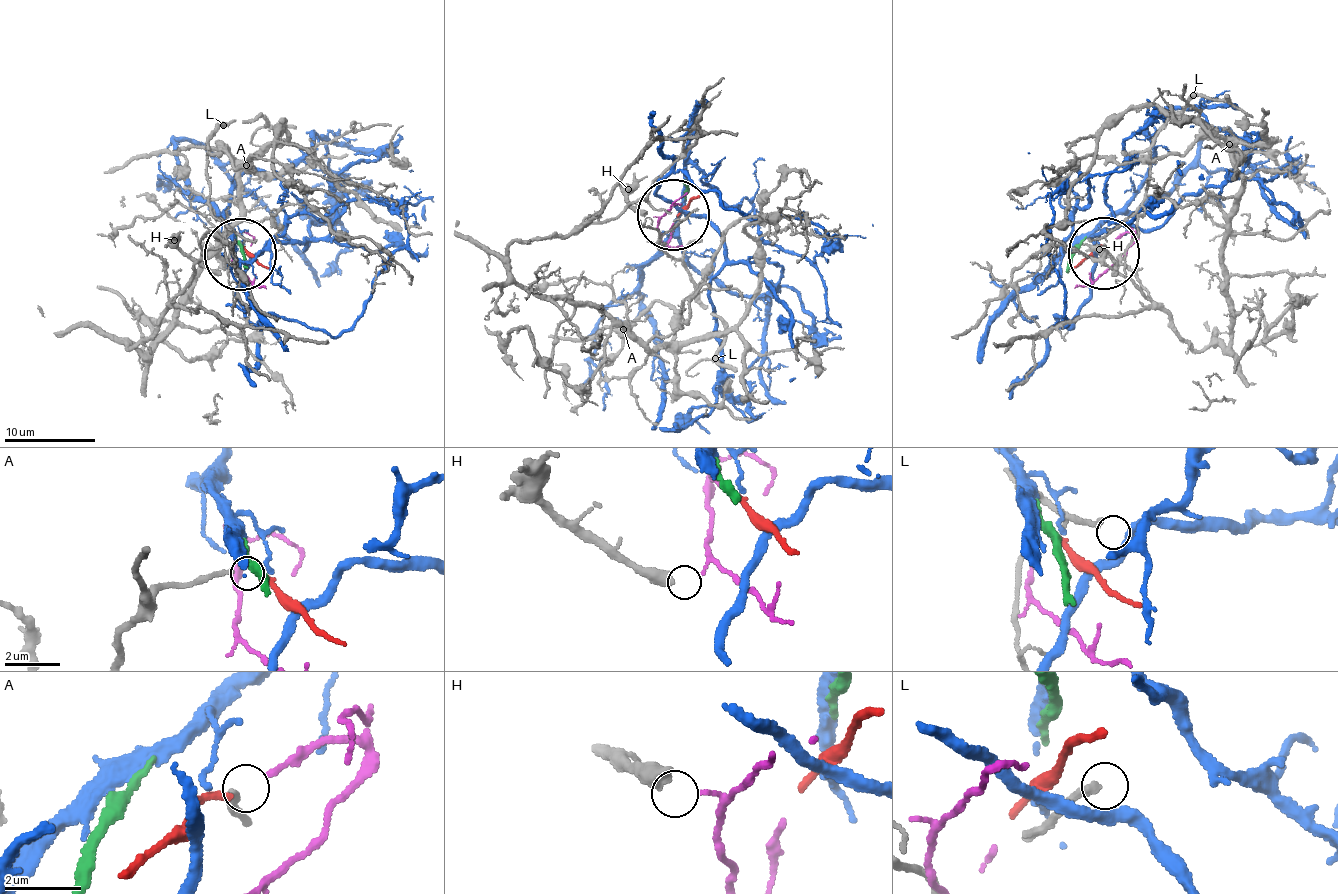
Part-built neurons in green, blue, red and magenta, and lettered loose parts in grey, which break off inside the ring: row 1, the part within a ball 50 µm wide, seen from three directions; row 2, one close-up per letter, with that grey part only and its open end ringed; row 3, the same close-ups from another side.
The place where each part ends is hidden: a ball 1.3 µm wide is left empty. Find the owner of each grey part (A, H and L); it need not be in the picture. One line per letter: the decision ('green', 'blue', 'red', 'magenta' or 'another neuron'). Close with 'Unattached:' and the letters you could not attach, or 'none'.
A: magenta
H: another neuron
L: another neuron
Unattached: H, L

